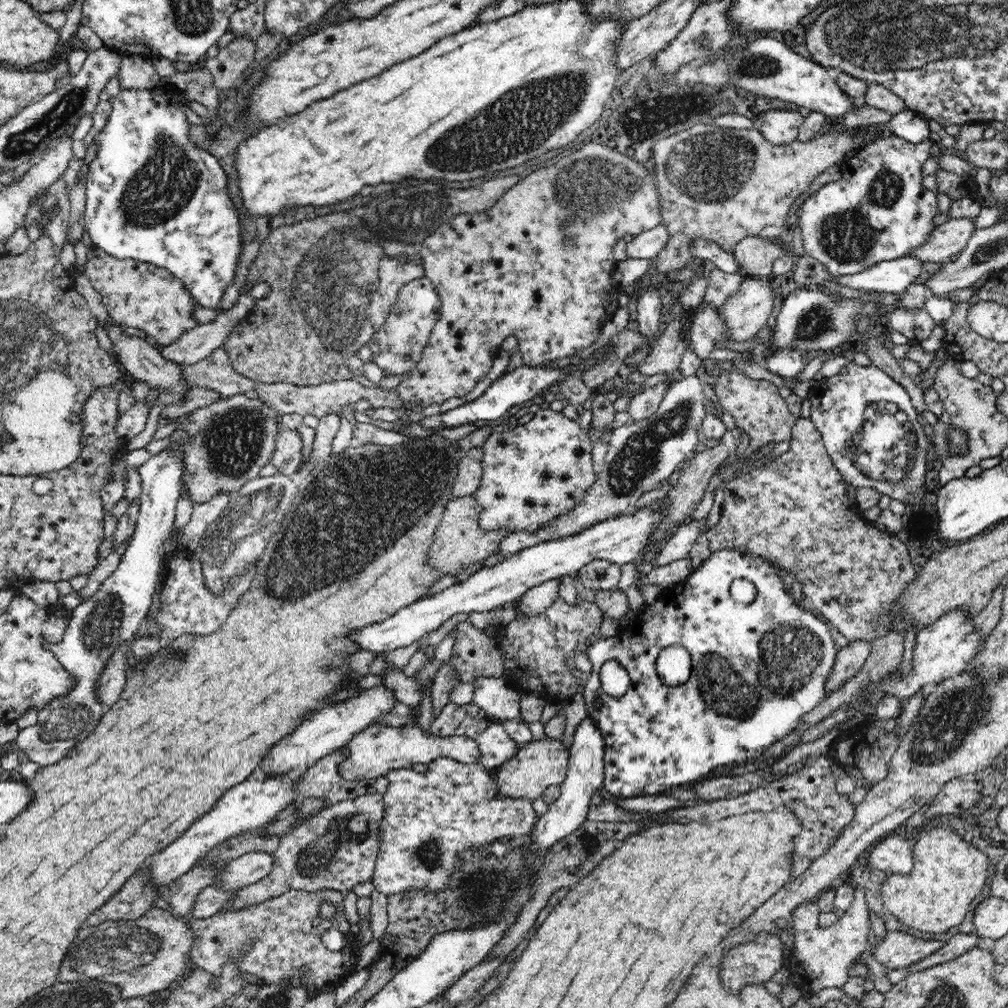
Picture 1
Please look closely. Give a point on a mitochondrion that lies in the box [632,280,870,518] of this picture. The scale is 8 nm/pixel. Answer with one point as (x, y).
(820, 321)

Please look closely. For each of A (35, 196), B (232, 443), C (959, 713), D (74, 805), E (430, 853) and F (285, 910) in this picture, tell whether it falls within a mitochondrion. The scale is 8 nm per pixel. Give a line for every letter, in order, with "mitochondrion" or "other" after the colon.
A: other
B: mitochondrion
C: mitochondrion
D: other
E: mitochondrion
F: other

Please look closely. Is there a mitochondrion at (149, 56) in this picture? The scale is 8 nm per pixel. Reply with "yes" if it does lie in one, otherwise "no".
no

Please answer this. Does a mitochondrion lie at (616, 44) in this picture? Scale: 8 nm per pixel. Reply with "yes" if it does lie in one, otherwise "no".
no

